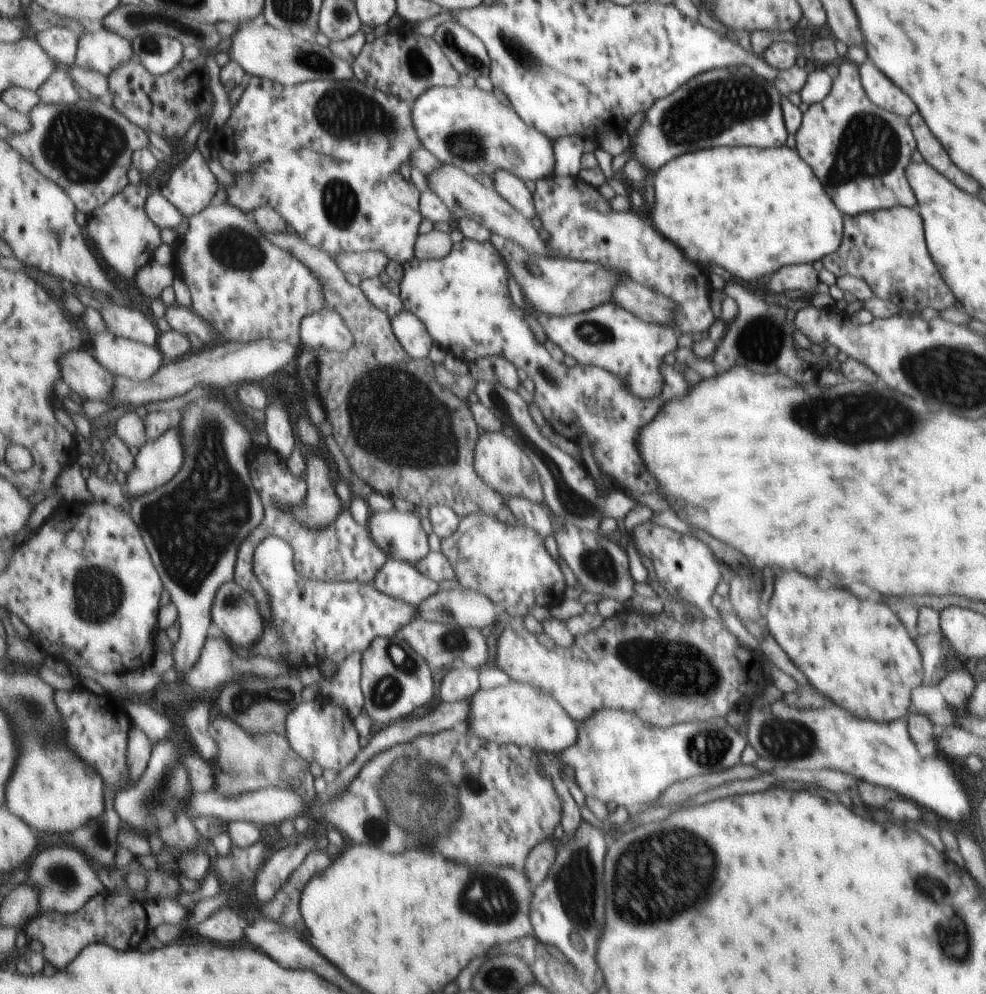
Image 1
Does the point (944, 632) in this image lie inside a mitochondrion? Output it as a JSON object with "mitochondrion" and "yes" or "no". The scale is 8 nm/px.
{"mitochondrion":"no"}

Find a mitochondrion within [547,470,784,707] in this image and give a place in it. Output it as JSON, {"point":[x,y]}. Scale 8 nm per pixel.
{"point":[680,670]}

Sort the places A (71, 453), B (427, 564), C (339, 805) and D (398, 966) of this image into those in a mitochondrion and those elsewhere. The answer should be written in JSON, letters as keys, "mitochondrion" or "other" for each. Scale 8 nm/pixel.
{"A":"other","B":"other","C":"other","D":"other"}

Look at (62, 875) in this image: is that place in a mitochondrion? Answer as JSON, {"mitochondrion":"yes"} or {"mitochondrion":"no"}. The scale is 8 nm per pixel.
{"mitochondrion":"yes"}

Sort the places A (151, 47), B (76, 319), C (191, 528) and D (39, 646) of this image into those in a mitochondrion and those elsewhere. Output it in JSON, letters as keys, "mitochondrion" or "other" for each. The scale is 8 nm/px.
{"A":"mitochondrion","B":"other","C":"mitochondrion","D":"other"}

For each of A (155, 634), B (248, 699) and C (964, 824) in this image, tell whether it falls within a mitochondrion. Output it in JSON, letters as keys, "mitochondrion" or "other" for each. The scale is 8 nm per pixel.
{"A":"other","B":"mitochondrion","C":"other"}

